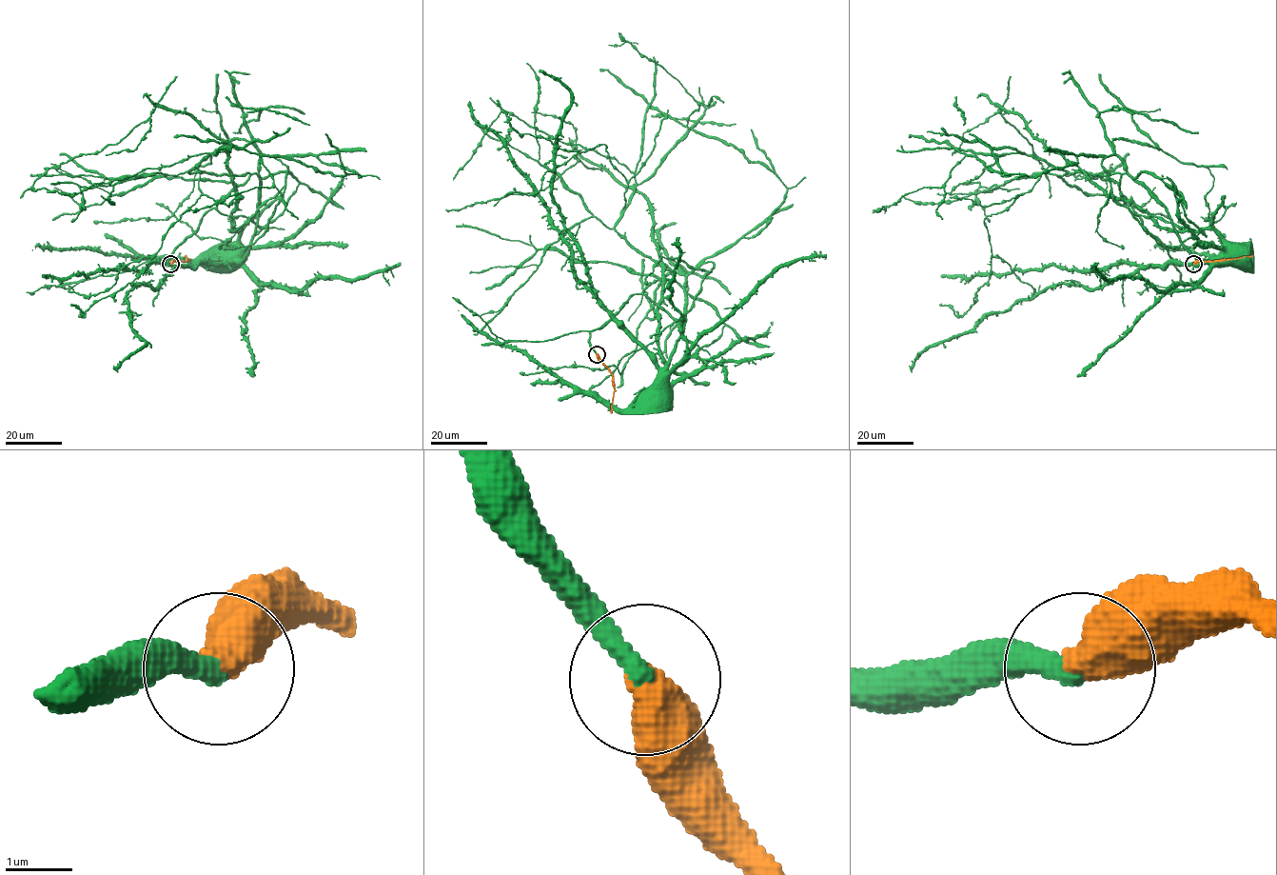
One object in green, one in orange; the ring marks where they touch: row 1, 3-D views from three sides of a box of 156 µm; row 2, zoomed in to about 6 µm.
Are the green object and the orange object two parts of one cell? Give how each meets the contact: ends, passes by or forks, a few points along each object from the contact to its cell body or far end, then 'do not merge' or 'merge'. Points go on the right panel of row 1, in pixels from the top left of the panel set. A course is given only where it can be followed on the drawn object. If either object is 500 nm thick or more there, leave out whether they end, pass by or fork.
green via (1193, 264), (1172, 259), (1145, 228), (1133, 208), (1140, 215), (1168, 222), (1189, 251), (1201, 259), (1213, 259) | orange via (1193, 264), (1252, 255) | merge

